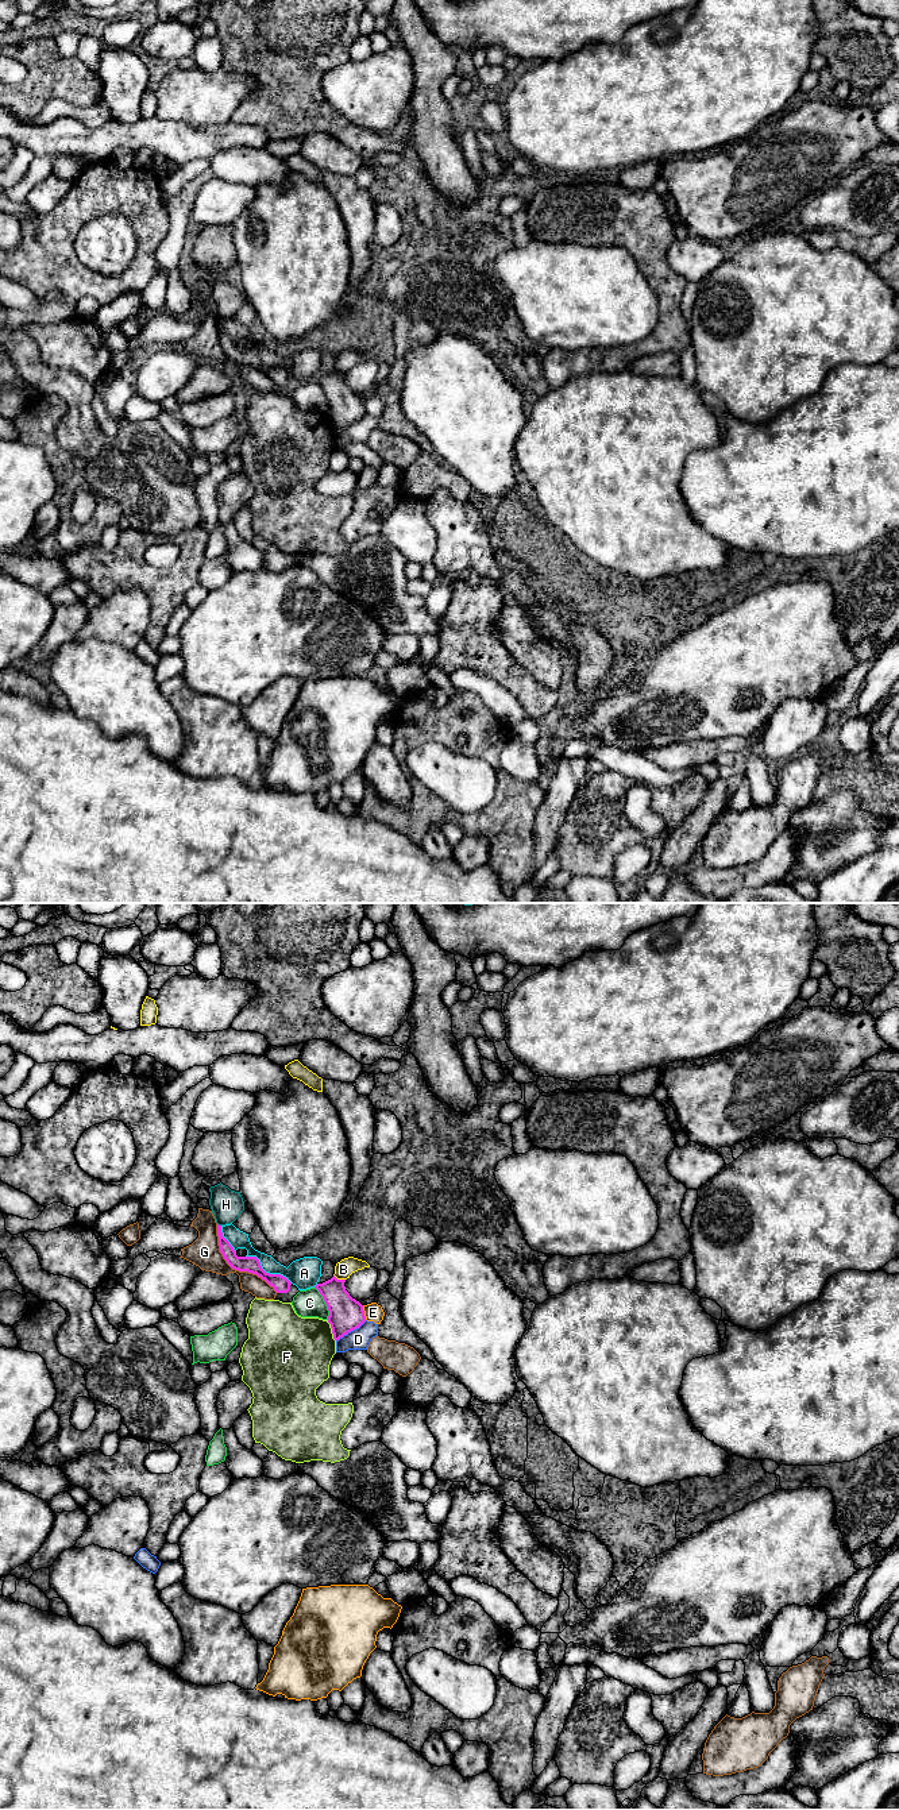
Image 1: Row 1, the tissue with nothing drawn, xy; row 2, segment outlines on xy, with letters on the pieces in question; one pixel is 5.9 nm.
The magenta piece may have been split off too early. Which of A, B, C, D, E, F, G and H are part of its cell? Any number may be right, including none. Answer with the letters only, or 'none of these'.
none of these

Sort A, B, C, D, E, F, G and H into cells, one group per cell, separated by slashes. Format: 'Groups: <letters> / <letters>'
Groups: A / B / C / D / E / F / G / H

